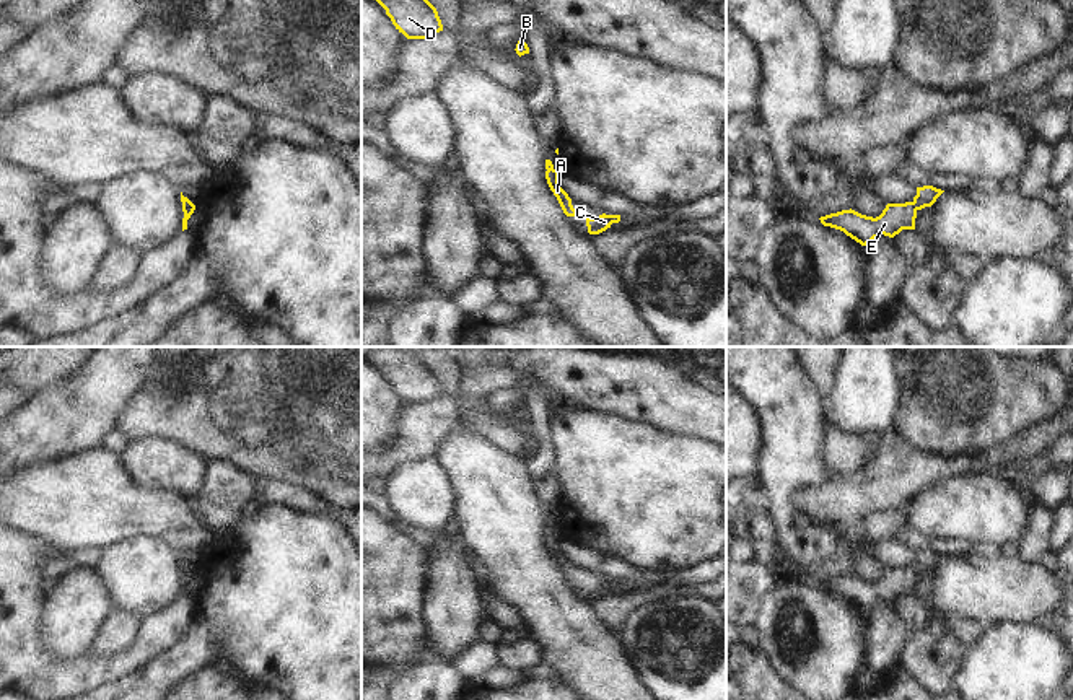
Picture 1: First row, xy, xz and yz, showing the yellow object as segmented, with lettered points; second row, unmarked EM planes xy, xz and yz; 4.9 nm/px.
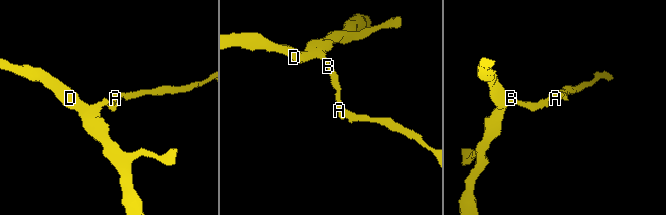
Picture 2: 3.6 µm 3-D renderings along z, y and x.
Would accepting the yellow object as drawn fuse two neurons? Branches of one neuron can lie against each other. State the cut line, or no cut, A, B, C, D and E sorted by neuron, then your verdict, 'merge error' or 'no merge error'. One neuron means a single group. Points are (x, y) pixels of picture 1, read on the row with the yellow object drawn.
no cut | A B C D E | no merge error

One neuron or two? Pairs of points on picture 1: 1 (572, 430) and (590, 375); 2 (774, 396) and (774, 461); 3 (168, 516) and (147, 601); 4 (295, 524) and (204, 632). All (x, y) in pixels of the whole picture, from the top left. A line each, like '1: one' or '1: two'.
1: two
2: one
3: two
4: two

